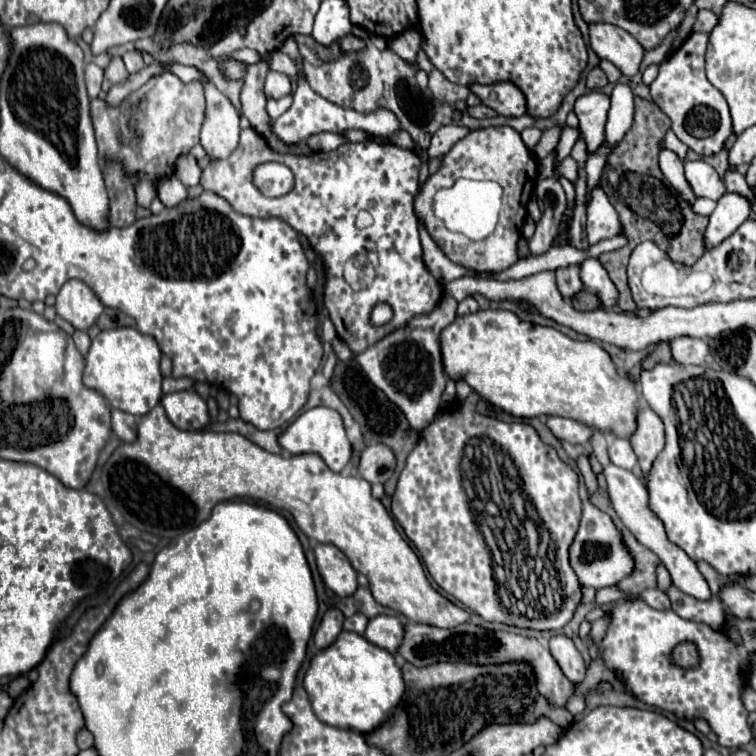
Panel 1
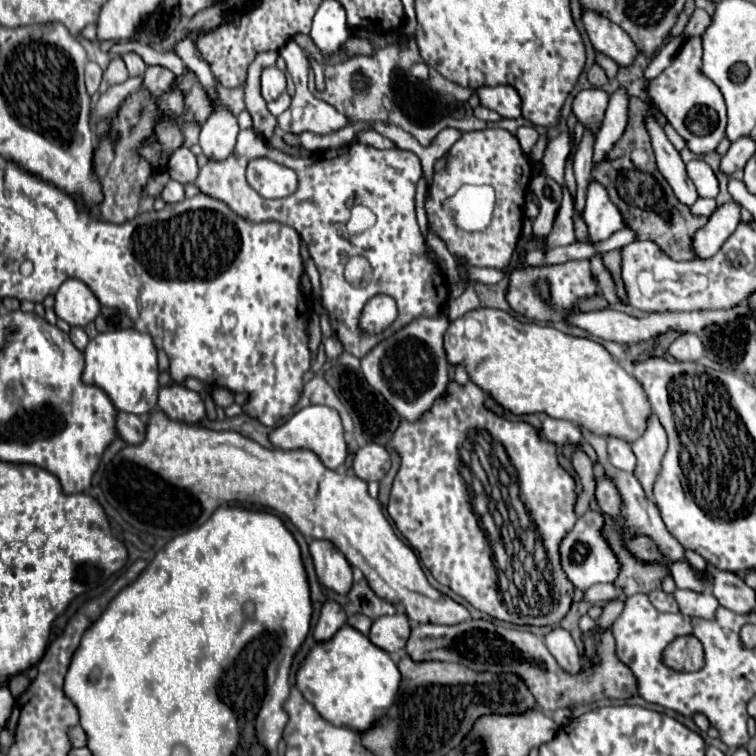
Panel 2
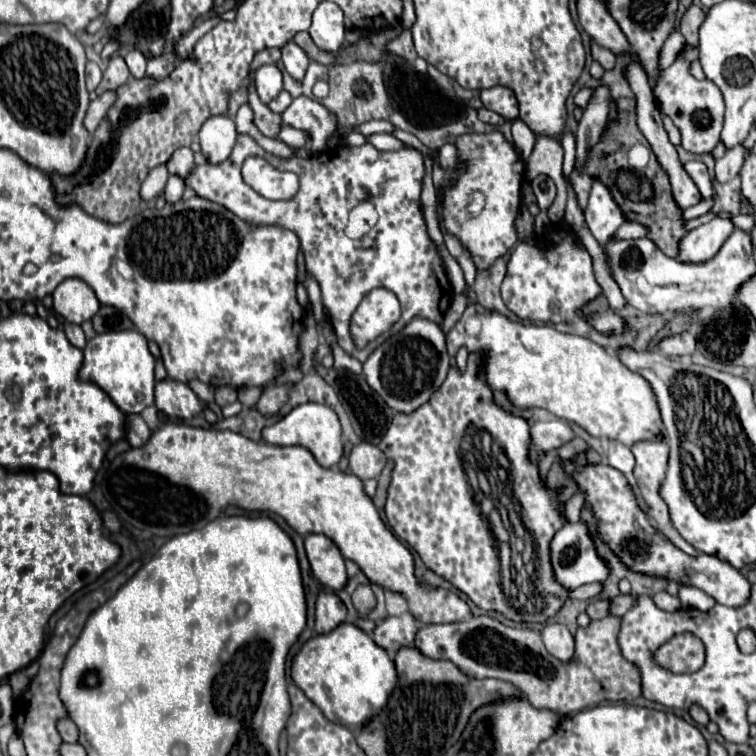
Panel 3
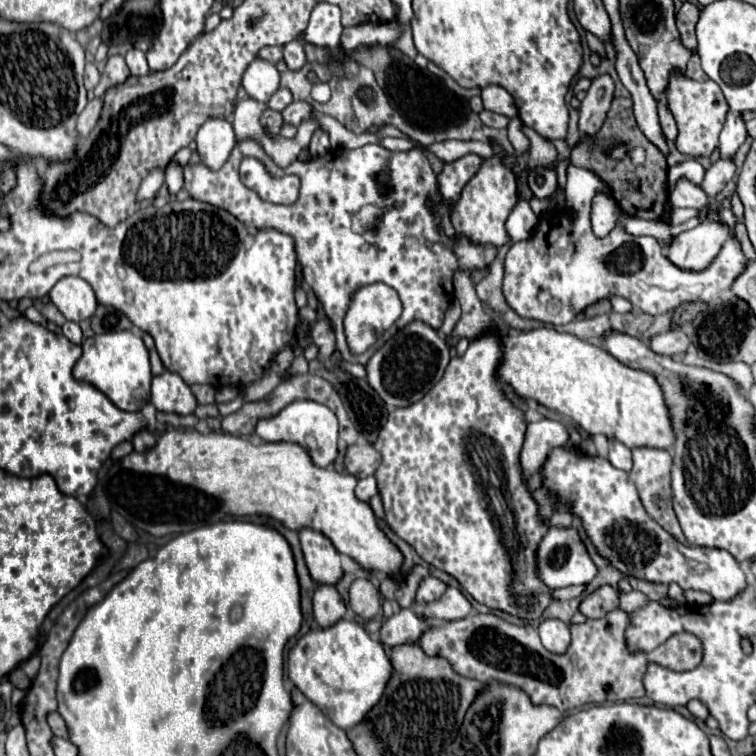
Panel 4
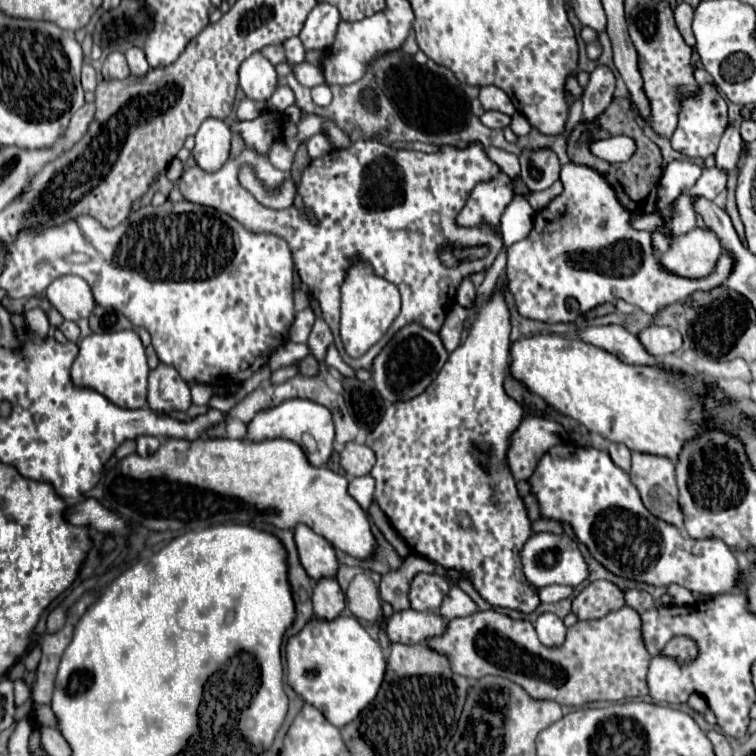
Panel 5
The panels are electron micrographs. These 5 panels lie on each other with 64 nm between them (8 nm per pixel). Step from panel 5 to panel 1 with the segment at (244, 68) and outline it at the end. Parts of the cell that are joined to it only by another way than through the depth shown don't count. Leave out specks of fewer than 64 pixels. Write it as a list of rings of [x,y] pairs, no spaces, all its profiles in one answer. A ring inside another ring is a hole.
[[[268,72],[266,76],[266,96],[268,98],[282,98],[282,96],[290,96],[292,94],[292,82],[288,76],[284,76],[282,72]]]

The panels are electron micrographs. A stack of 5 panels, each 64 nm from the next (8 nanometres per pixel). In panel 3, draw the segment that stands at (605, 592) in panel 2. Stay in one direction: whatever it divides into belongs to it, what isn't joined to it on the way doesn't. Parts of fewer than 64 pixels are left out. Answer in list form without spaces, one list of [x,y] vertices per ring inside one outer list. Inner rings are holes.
[[[596,582],[596,584],[584,584],[584,588],[576,588],[576,590],[570,590],[570,598],[576,598],[576,600],[596,600],[604,590],[604,584],[602,582]]]

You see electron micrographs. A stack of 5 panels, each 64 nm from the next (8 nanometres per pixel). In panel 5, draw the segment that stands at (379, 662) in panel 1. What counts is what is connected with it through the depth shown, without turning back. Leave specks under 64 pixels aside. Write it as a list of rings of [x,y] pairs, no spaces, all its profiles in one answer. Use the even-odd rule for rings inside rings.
[[[338,616],[330,622],[310,620],[302,632],[288,640],[286,664],[288,684],[304,702],[320,708],[336,728],[350,724],[376,698],[386,674],[386,660],[380,644],[356,618],[346,616]]]

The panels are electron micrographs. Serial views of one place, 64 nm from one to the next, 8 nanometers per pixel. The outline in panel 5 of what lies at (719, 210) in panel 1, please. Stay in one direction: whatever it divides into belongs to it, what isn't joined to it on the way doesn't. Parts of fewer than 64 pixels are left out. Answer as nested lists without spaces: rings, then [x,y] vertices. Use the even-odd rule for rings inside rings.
[[[694,228],[672,240],[660,264],[680,276],[708,276],[722,252],[722,242],[710,228]]]

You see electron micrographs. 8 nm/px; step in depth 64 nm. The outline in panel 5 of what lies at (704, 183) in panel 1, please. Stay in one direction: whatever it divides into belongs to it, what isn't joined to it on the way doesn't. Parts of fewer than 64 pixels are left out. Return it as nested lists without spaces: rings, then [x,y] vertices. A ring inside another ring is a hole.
[[[676,160],[664,166],[664,176],[658,184],[658,210],[672,204],[680,192],[692,188],[700,178],[702,168],[690,160]]]

